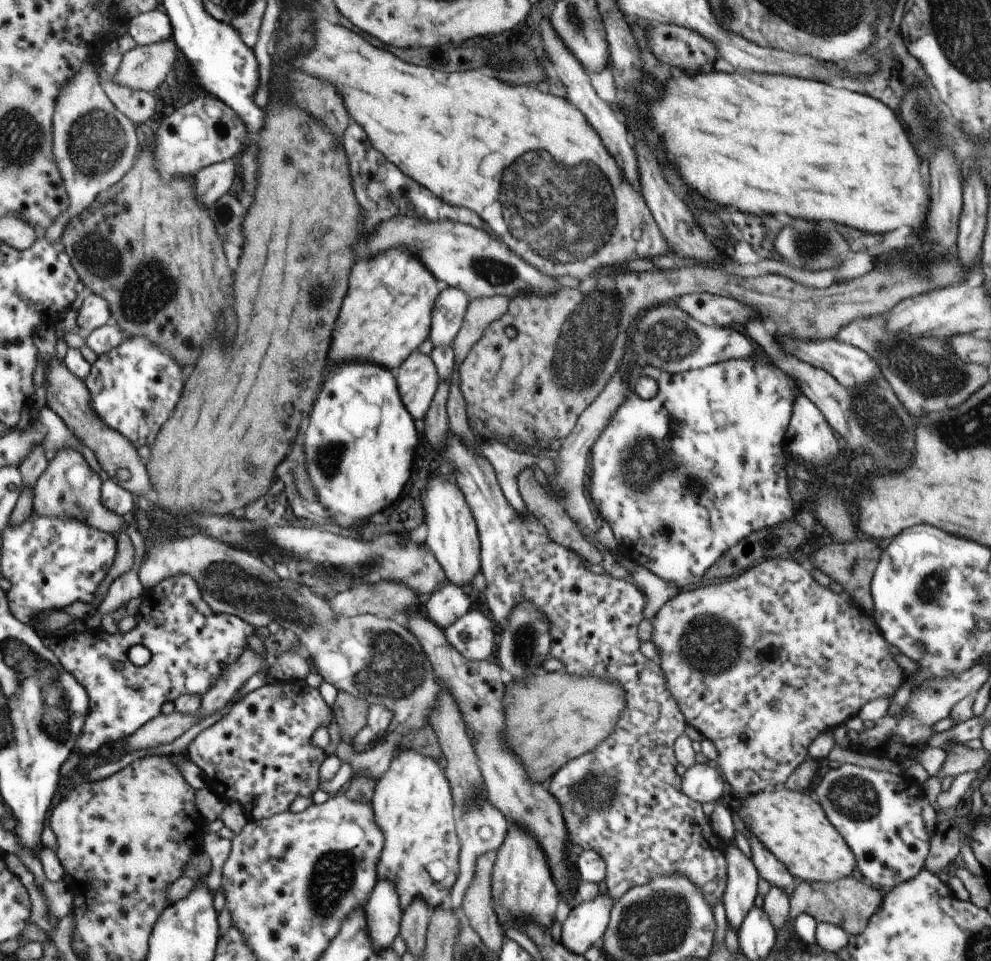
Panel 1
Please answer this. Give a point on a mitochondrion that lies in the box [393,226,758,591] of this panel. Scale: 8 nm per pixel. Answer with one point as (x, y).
(585, 345)

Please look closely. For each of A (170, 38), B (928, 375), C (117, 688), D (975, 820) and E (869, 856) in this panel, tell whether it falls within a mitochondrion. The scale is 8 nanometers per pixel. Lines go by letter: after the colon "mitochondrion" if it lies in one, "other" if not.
A: other
B: mitochondrion
C: other
D: other
E: other

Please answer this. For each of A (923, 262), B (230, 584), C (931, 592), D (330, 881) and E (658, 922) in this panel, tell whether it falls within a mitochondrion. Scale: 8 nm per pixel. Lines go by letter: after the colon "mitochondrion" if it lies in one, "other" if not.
A: other
B: mitochondrion
C: mitochondrion
D: mitochondrion
E: mitochondrion

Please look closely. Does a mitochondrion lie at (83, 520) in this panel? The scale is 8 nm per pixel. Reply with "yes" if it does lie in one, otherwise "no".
no

